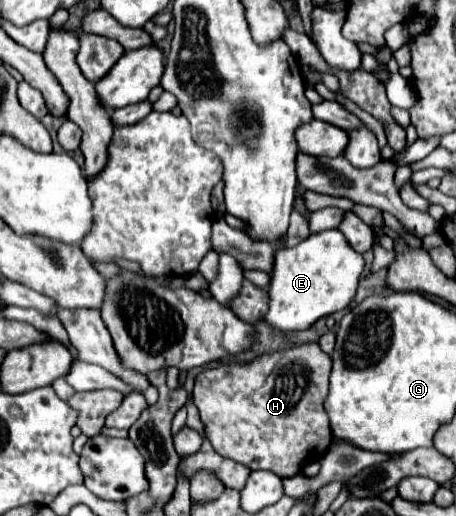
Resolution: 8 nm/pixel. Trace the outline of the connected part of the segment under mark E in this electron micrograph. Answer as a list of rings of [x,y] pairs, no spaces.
[[[339,230],[311,234],[295,248],[279,250],[271,270],[271,282],[267,290],[269,310],[263,314],[263,322],[283,334],[291,334],[307,330],[321,316],[345,310],[357,292],[363,268],[363,256],[349,246]]]

